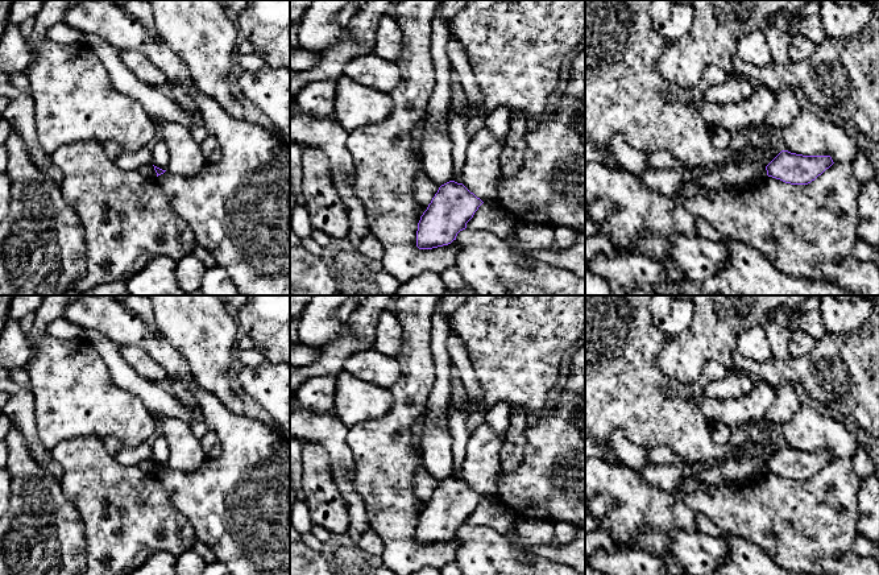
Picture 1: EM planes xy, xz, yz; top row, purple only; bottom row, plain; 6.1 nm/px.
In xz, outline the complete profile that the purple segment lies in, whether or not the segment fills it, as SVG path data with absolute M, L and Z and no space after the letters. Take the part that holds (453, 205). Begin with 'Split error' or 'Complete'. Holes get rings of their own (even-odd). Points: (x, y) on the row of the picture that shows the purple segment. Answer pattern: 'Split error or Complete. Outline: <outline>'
Complete. Outline: M449 181L441 185L420 216L416 247L432 249L451 244L482 203L463 183Z

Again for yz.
Complete. Outline: M781 150L767 166L767 175L791 185L808 185L833 165L830 156L803 156Z

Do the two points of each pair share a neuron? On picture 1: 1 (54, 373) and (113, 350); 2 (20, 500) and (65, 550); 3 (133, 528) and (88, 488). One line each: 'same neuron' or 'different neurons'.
1: different neurons
2: same neuron
3: same neuron

